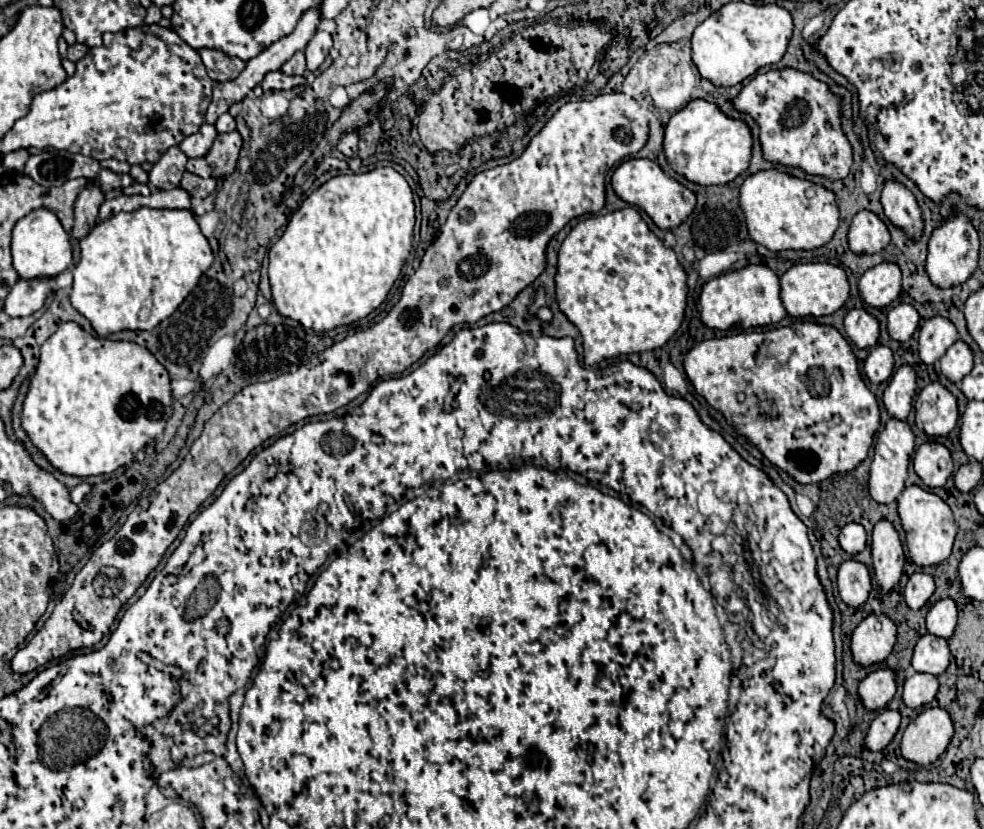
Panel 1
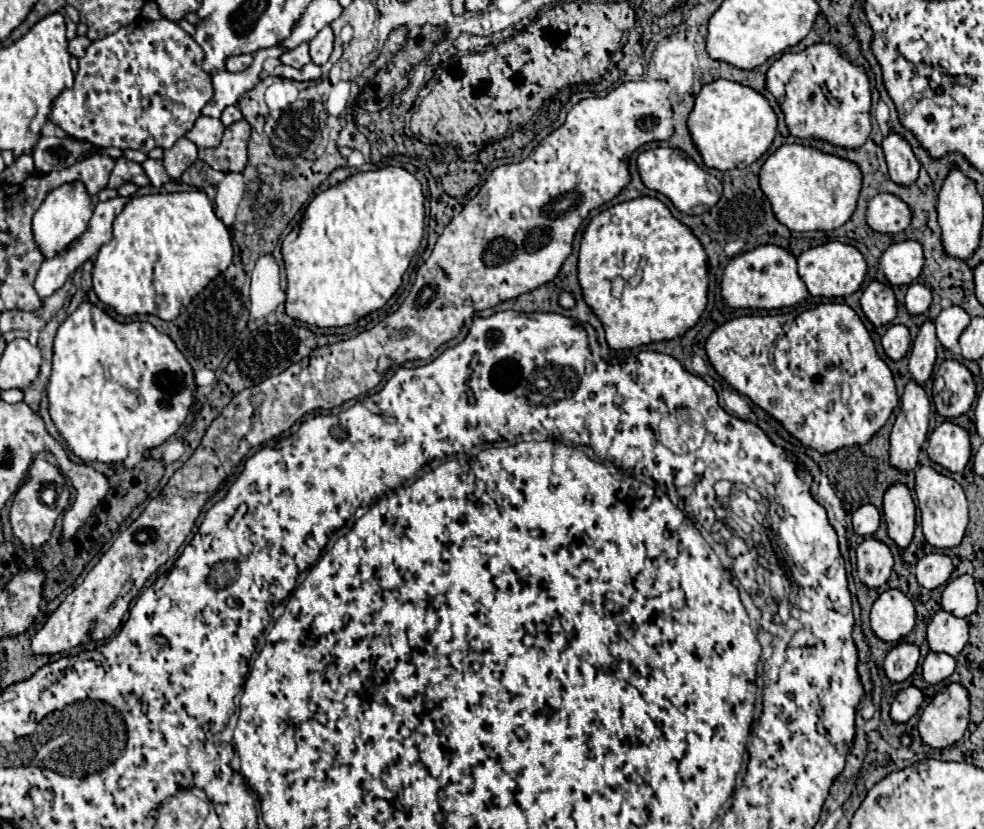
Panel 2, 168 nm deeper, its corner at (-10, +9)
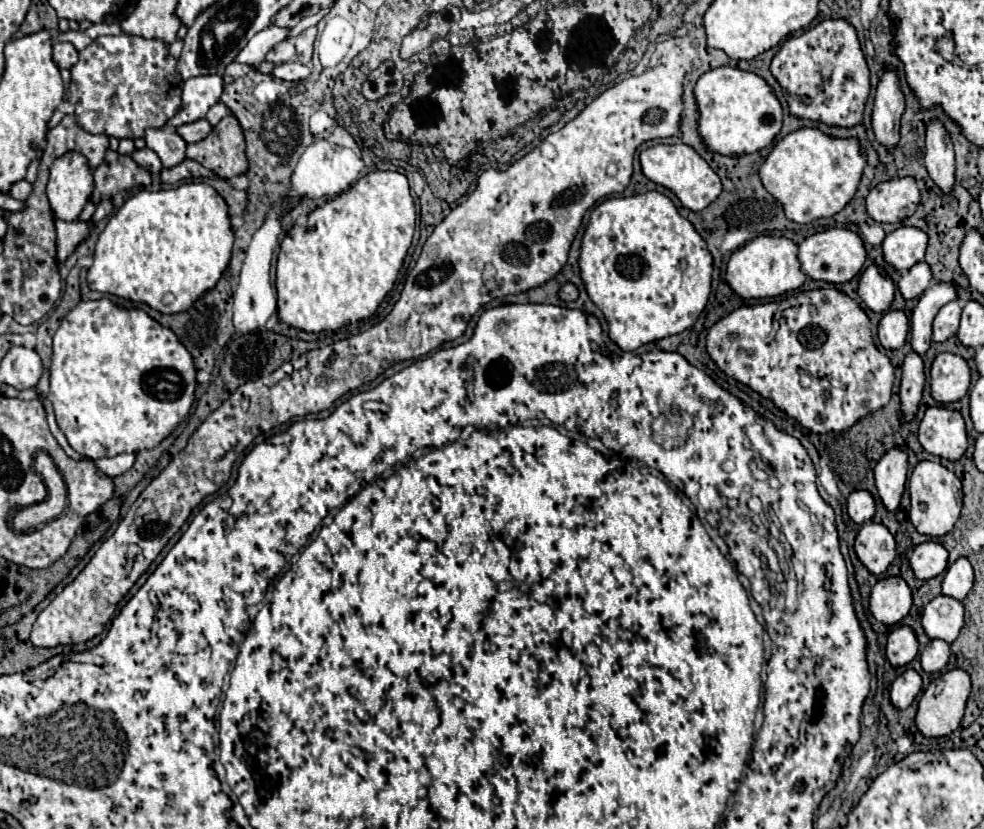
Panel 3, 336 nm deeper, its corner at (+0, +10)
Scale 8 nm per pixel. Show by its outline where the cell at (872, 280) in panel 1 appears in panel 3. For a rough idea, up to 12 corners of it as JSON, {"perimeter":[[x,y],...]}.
{"perimeter":[[900,226],[884,238],[890,266],[906,272],[924,260],[926,232]]}

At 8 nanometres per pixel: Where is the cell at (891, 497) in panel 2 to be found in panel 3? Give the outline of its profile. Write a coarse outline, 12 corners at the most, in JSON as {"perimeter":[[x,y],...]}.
{"perimeter":[[906,446],[888,450],[874,468],[888,512],[898,510],[908,474]]}

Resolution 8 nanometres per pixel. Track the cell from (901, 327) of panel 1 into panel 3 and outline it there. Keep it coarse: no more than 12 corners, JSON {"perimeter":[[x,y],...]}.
{"perimeter":[[918,262],[902,274],[898,288],[906,300],[922,296],[932,280],[930,266]]}

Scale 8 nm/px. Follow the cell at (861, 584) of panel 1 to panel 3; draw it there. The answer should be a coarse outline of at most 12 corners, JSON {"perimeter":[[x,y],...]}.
{"perimeter":[[866,522],[856,556],[876,576],[896,558],[884,524]]}

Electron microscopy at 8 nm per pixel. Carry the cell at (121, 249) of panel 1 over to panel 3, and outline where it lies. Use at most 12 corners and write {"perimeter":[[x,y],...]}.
{"perimeter":[[208,184],[138,192],[98,236],[88,286],[186,312],[228,268]]}

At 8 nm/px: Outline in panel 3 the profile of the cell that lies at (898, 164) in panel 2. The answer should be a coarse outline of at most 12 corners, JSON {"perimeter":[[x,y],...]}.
{"perimeter":[[896,70],[876,88],[872,128],[886,148],[898,144],[904,94]]}

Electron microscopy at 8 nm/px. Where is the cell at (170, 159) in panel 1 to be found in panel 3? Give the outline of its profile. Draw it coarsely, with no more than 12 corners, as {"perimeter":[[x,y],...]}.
{"perimeter":[[174,128],[146,130],[146,146],[164,168],[186,158],[186,142]]}

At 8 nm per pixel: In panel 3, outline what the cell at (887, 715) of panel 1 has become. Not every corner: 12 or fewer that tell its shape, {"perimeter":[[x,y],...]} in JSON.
{"perimeter":[[908,668],[894,680],[890,700],[904,710],[922,690],[920,674]]}

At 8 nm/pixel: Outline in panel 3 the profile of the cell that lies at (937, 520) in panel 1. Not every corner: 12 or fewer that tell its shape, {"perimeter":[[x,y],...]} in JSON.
{"perimeter":[[920,462],[910,520],[936,538],[954,528],[962,482],[940,462]]}

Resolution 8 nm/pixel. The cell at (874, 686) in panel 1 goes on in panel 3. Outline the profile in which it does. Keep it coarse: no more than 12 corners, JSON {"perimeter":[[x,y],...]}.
{"perimeter":[[910,626],[890,632],[886,656],[904,666],[918,654],[918,638]]}

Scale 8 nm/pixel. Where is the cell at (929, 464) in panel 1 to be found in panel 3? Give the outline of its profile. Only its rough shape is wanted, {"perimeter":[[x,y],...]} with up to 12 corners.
{"perimeter":[[932,406],[920,422],[920,444],[944,460],[968,448],[964,416]]}

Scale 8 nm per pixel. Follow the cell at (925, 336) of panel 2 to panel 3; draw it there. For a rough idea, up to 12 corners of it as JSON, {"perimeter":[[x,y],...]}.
{"perimeter":[[954,282],[932,284],[910,318],[912,350],[926,354],[936,312],[958,298]]}

